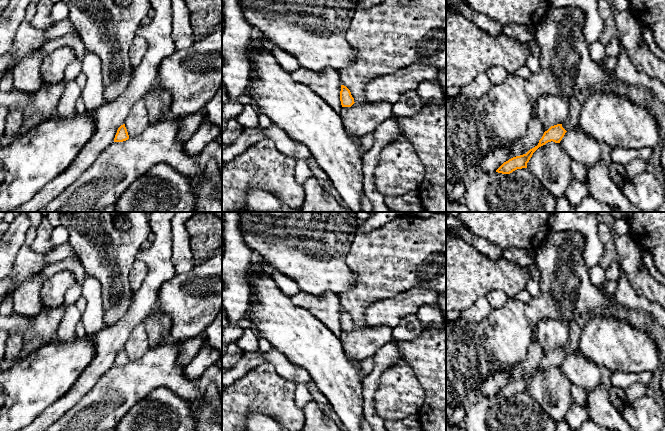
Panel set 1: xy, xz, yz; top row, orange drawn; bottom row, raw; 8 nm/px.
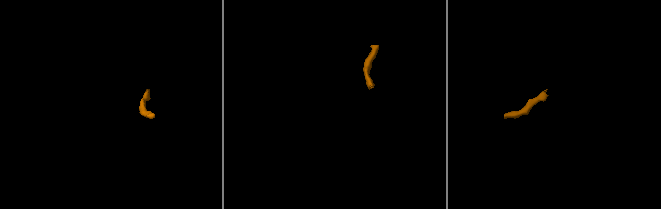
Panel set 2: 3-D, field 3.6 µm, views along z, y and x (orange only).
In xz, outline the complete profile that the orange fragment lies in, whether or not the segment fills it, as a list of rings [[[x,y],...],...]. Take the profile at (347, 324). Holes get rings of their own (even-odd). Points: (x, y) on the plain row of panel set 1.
[[[341,309],[340,325],[342,331],[351,331],[355,327],[350,314],[344,309]]]

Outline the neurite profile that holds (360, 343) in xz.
[[[387,326],[356,328],[342,331],[339,336],[347,357],[355,362],[373,357],[393,339],[393,329]]]

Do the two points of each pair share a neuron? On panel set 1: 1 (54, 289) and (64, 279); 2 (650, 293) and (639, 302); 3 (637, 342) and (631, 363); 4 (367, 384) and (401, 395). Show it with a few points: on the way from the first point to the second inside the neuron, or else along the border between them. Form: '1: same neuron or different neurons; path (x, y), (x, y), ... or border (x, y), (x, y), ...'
1: same neuron; path (56, 287), (62, 281)
2: different neurons; border (628, 280), (631, 288), (639, 296), (654, 305)
3: same neuron; path (636, 347), (631, 352), (631, 358)
4: different neurons; border (389, 367), (381, 374), (374, 393), (377, 411)

